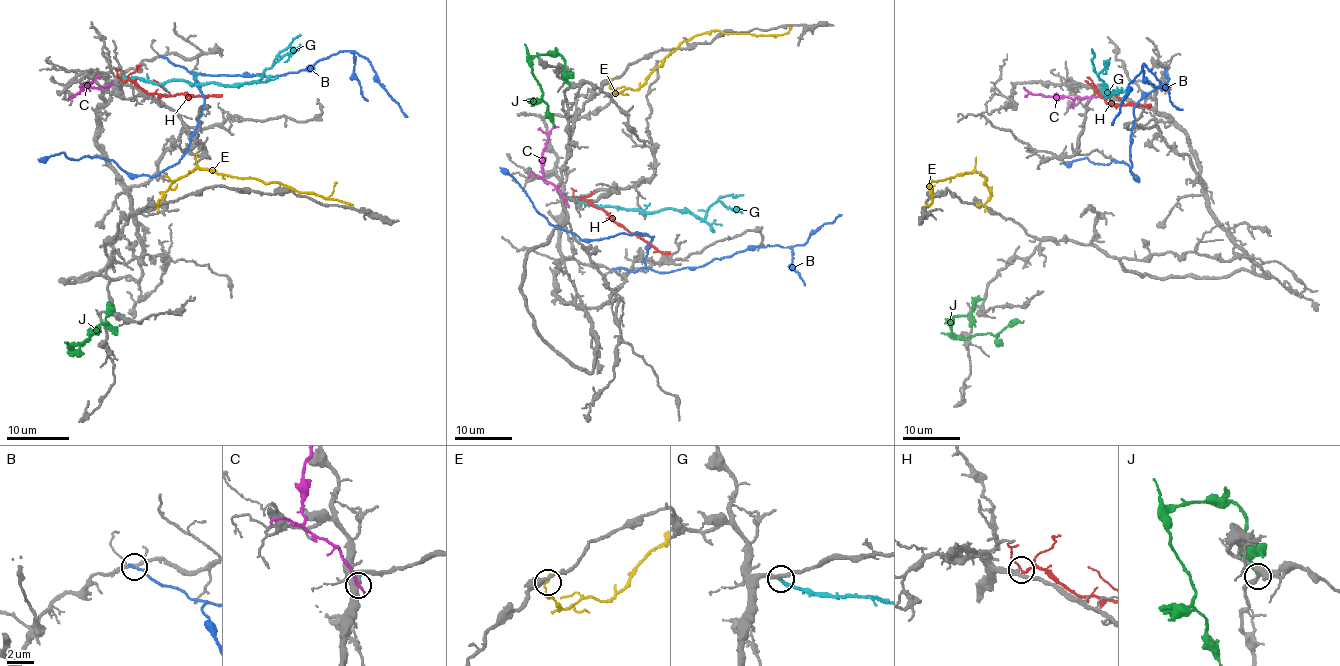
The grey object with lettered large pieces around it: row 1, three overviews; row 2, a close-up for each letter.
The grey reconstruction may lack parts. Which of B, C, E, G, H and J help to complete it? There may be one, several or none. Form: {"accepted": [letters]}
{"accepted": ["G"]}

